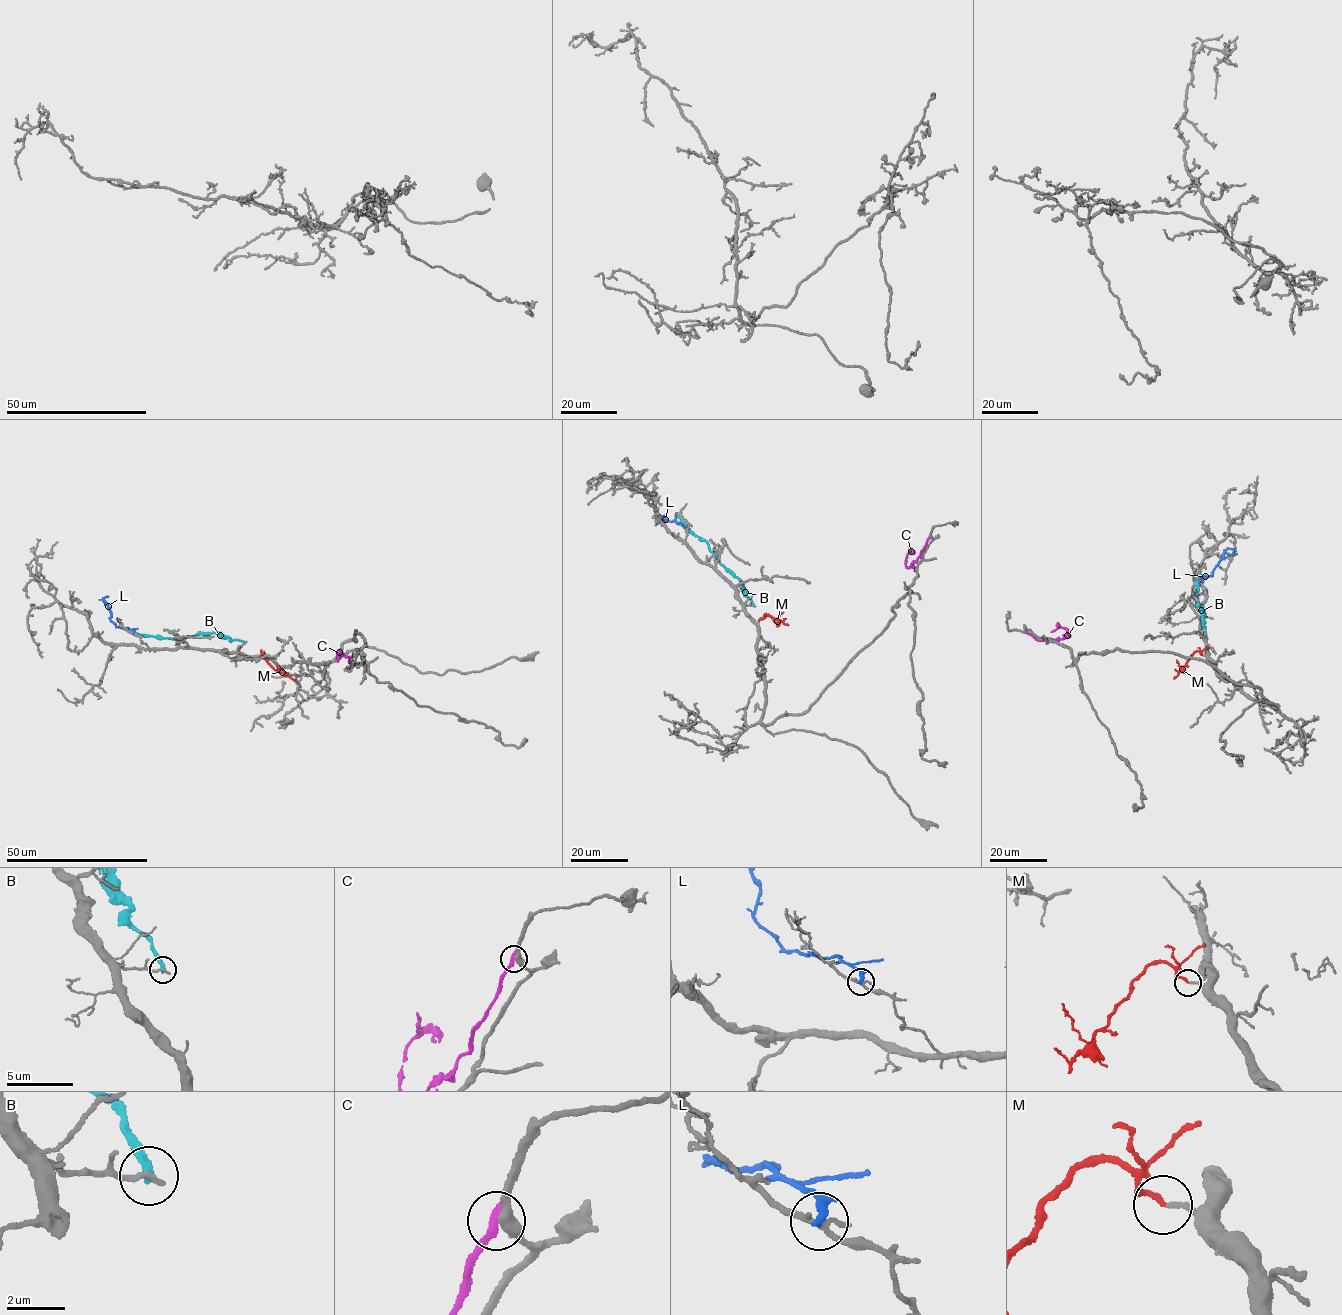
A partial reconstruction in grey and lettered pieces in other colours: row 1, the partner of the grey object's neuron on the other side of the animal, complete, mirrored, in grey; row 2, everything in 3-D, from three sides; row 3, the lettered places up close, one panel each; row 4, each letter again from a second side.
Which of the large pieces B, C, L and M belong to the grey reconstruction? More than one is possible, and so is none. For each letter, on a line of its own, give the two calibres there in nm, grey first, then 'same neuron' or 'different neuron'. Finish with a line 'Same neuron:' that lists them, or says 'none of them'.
B: calibres 240 and 320 nm; different neuron
C: calibres 360 and 320 nm; different neuron
L: calibres 220 and 320 nm; different neuron
M: calibres 150 and 190 nm; same neuron
Same neuron: M

